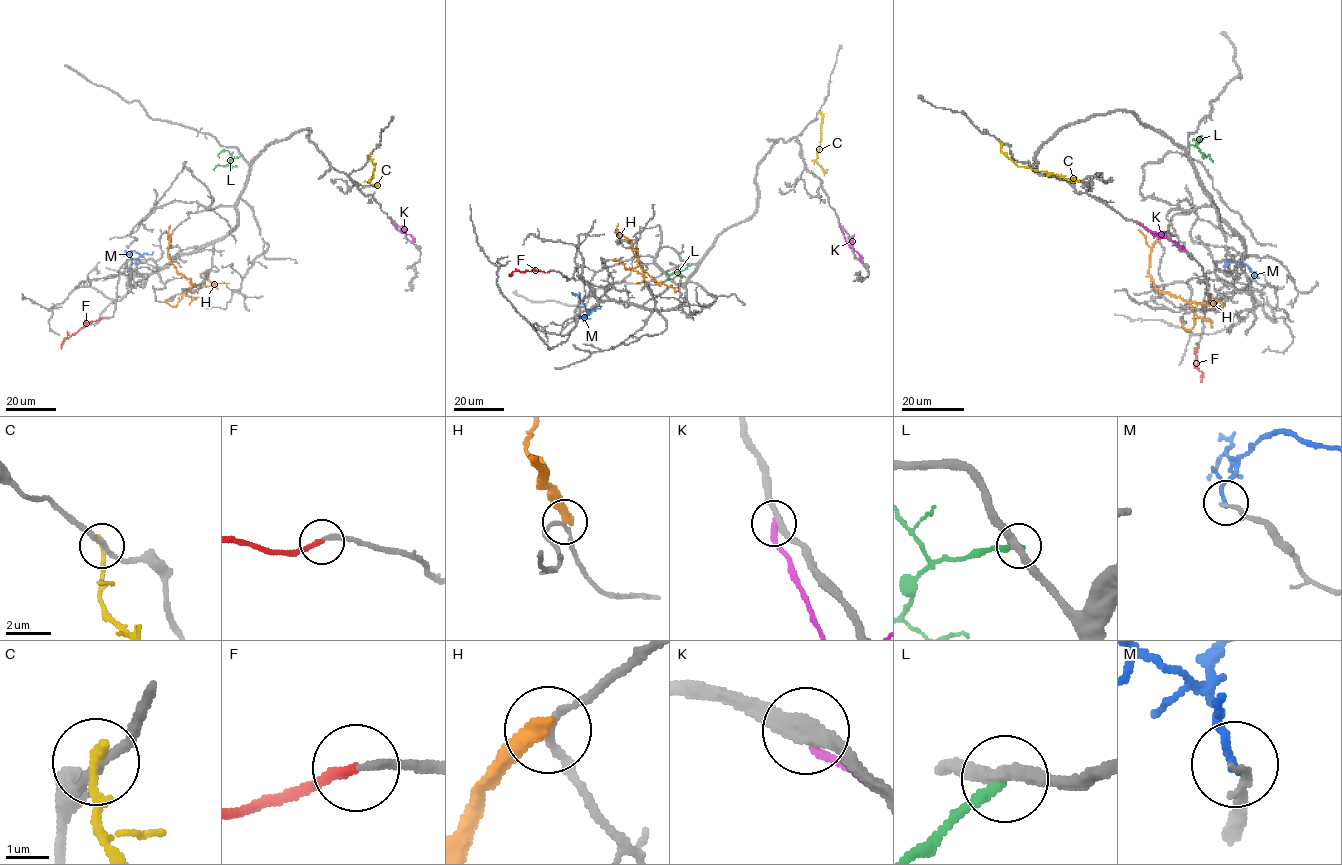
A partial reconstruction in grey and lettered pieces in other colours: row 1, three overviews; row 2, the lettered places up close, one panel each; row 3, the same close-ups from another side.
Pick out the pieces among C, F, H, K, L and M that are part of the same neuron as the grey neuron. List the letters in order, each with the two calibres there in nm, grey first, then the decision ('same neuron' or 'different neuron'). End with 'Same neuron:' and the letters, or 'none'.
C: calibres 200 and 280 nm; different neuron
F: calibres 200 and 240 nm; same neuron
H: calibres 150 and 400 nm; different neuron
K: calibres 360 and 200 nm; different neuron
L: calibres 320 and 240 nm; different neuron
M: calibres 120 and 120 nm; different neuron
Same neuron: F

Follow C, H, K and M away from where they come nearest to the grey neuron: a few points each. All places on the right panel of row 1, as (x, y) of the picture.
C: (1001, 142), (1003, 153), (1017, 165), (1079, 181)
H: (1158, 239), (1149, 256), (1148, 274), (1155, 288), (1196, 304), (1207, 305), (1218, 301), (1222, 307)
K: (1139, 223), (1186, 249)
M: (1225, 270), (1231, 261), (1248, 267), (1240, 262)

